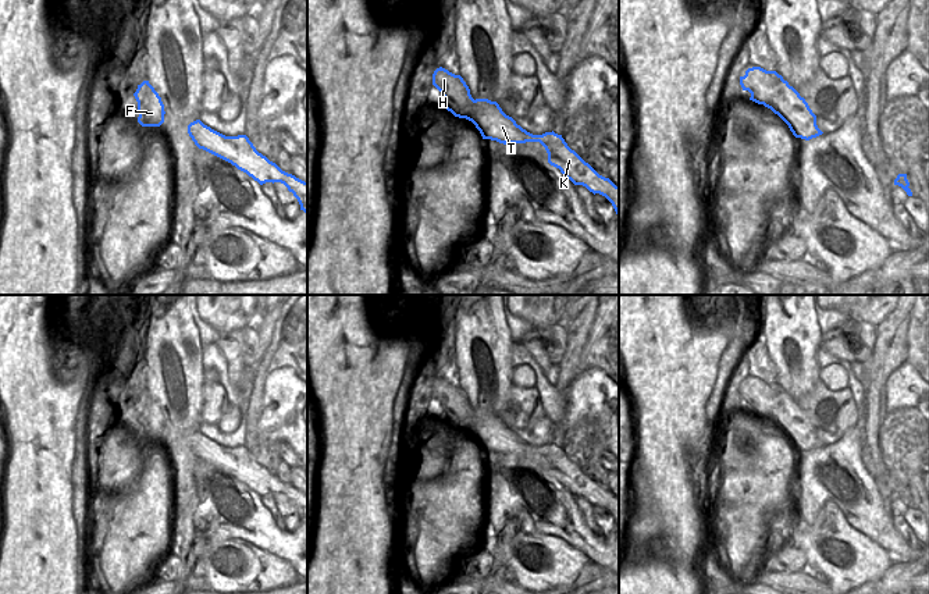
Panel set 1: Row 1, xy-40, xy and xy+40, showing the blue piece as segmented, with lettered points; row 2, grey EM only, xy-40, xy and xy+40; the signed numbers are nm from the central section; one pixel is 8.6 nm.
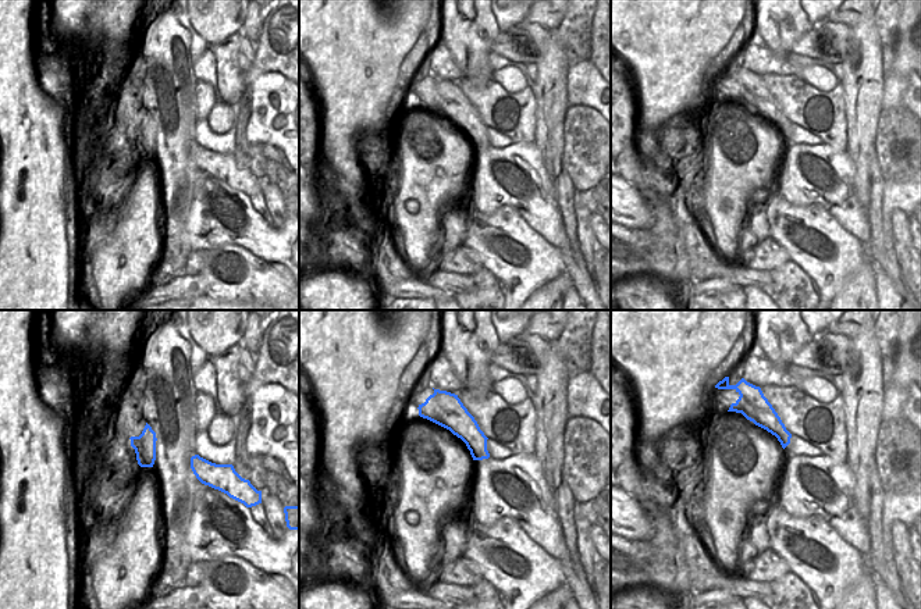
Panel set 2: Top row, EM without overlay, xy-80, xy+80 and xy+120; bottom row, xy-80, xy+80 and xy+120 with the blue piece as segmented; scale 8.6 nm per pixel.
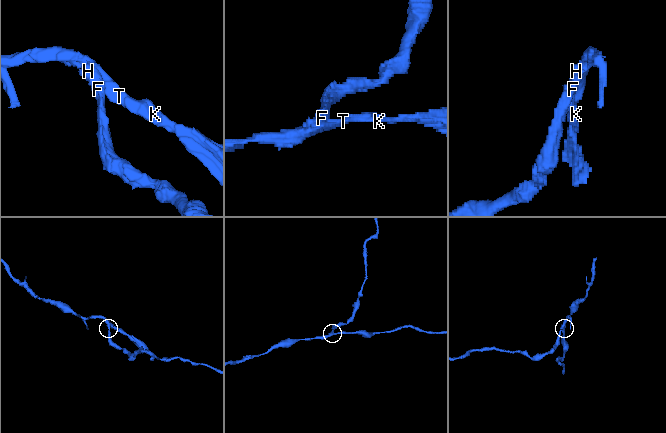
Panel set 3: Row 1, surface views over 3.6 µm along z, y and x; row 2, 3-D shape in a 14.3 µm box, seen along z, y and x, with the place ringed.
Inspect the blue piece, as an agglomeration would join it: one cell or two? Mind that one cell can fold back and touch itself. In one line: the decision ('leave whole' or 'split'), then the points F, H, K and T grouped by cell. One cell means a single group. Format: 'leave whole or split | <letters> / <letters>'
split | F / H K T

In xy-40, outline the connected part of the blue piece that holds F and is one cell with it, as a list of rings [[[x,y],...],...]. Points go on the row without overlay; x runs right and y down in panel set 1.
[[[152,408],[150,413],[140,413],[138,422],[138,434],[142,438],[160,438],[164,434],[164,416],[157,408]]]

